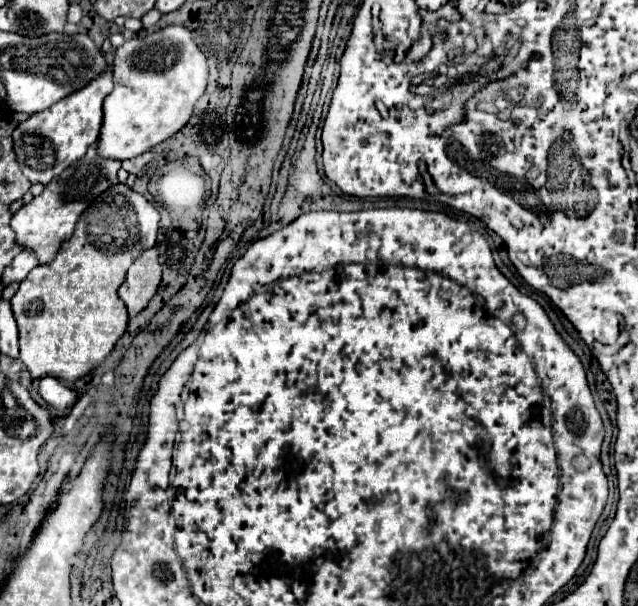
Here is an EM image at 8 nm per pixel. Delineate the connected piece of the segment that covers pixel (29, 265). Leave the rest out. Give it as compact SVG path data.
M27 250L27 252L21 252L21 254L17 254L15 258L13 258L13 262L5 268L5 272L3 272L3 276L1 276L1 284L3 286L9 286L9 284L13 284L13 282L23 282L25 280L25 276L27 276L27 272L29 270L33 270L37 266L37 258Z

